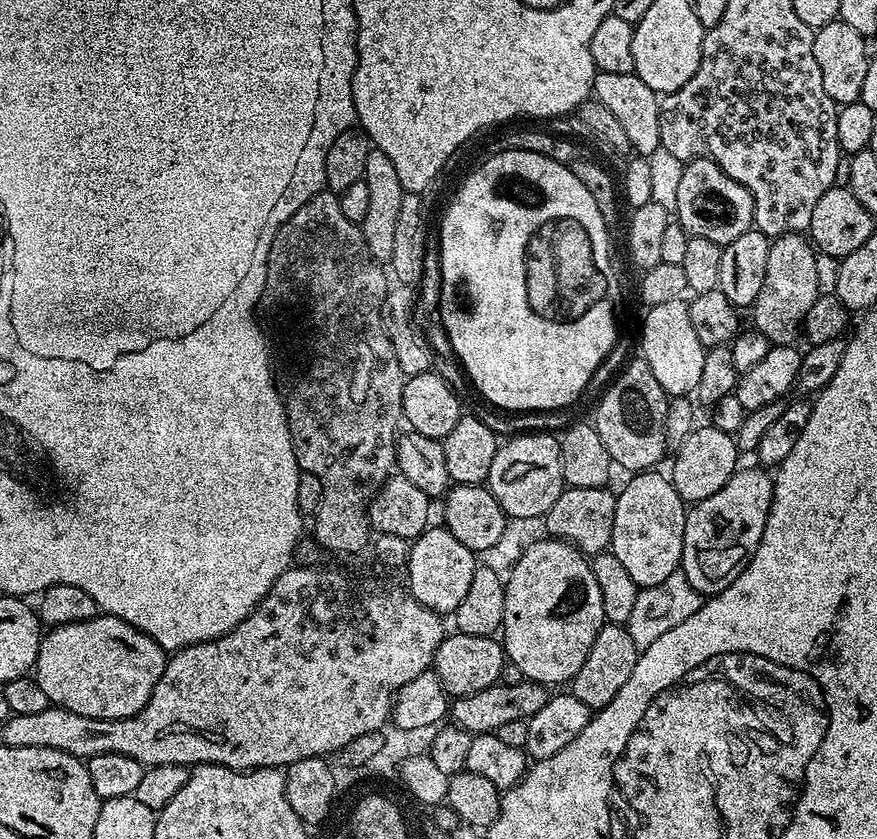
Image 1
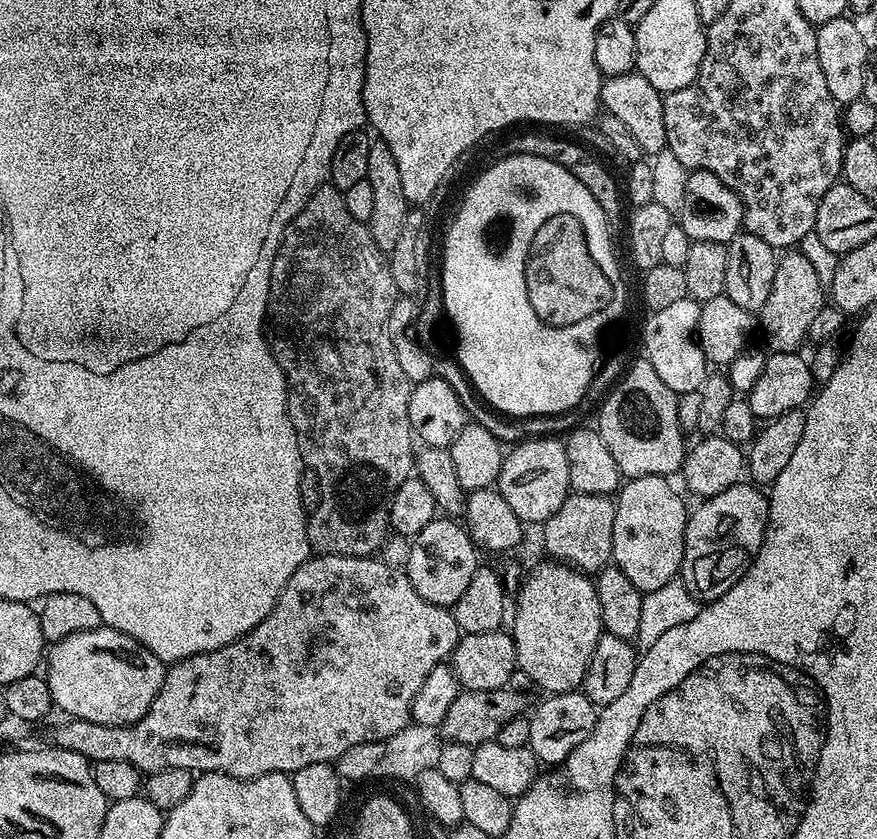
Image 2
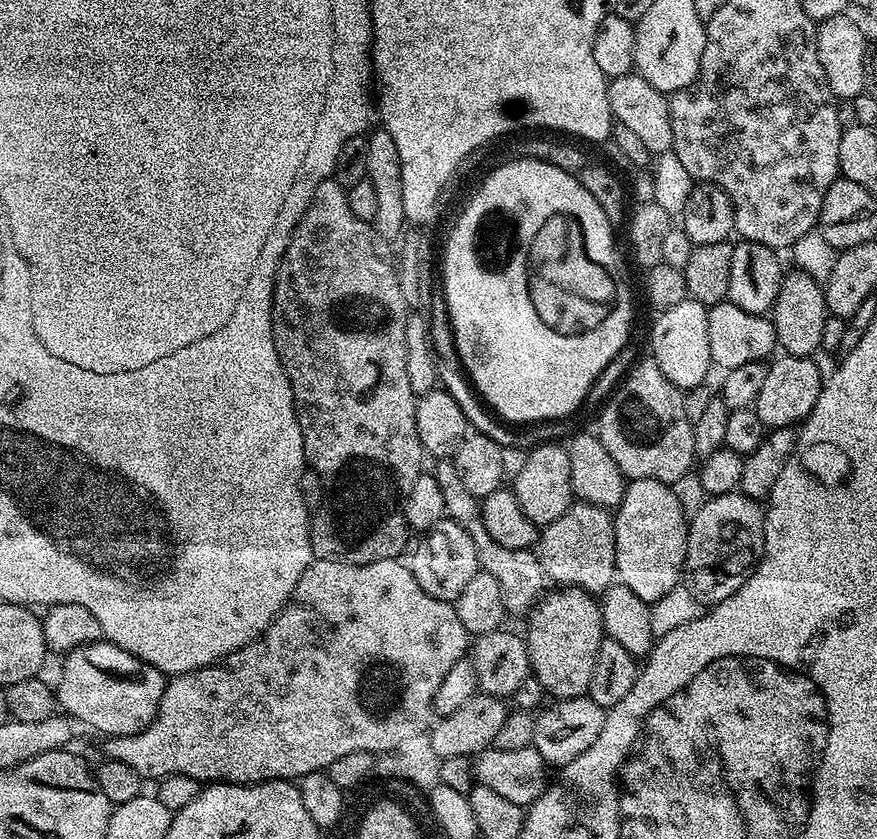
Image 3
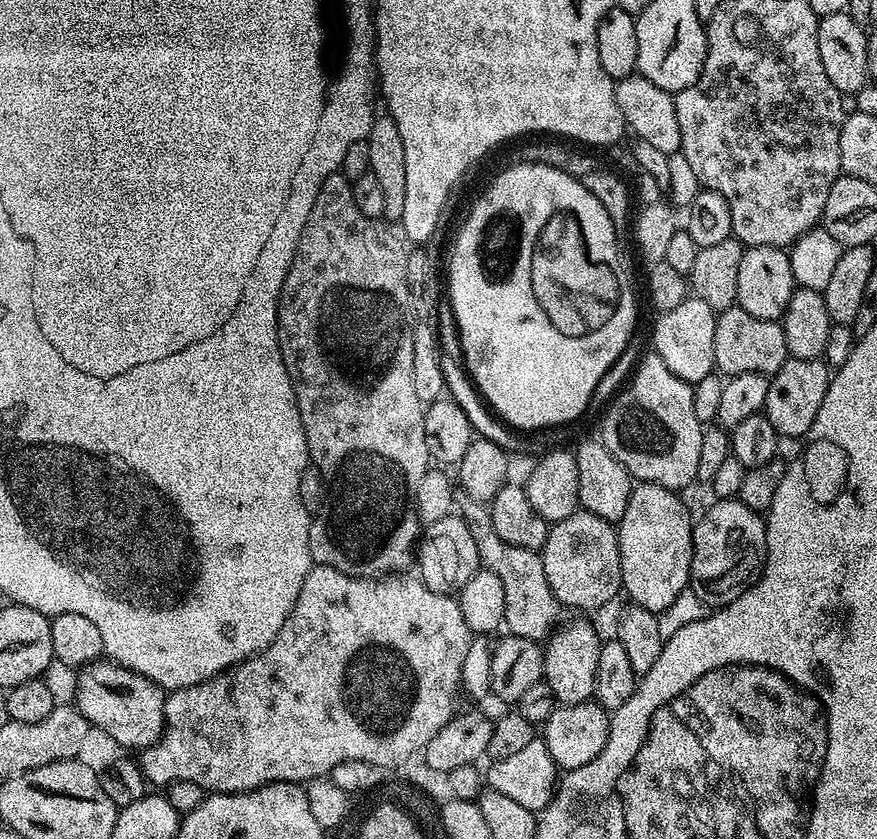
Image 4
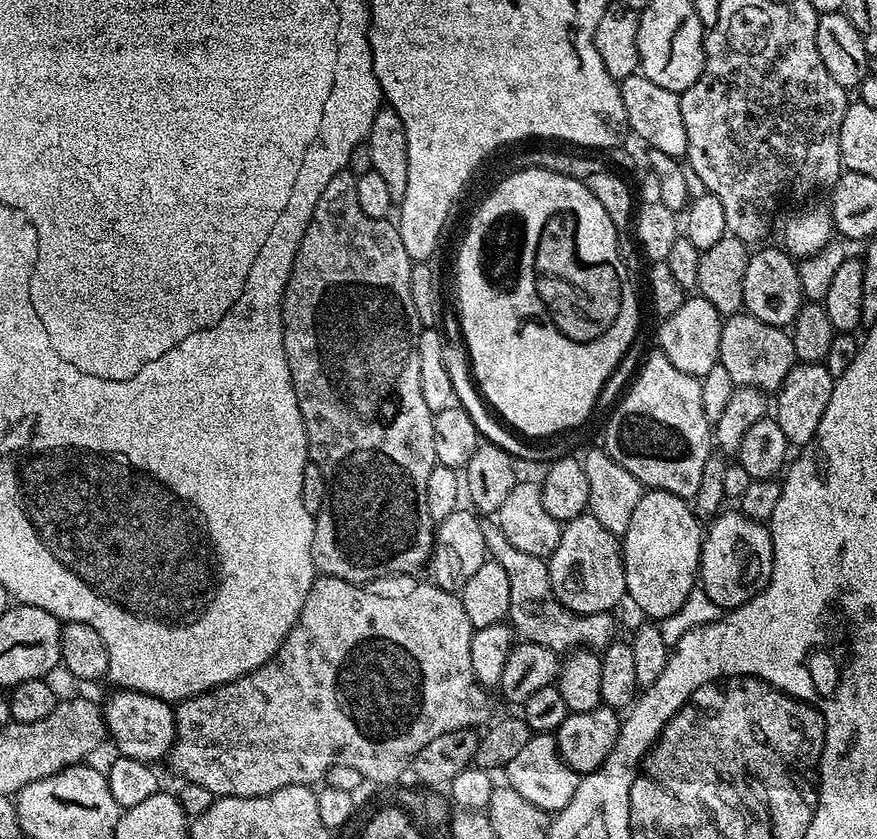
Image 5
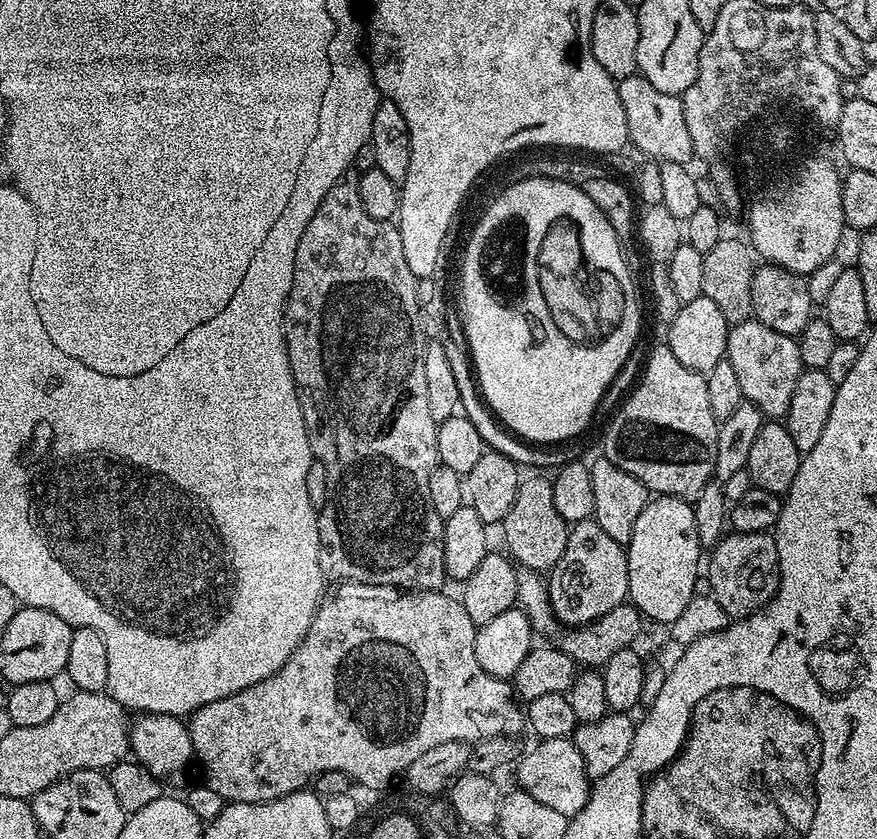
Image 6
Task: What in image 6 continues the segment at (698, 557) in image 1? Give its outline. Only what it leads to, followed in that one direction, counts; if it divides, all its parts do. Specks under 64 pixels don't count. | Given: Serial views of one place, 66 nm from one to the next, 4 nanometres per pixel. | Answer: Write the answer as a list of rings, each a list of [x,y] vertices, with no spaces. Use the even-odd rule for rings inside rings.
[[[729,531],[721,536],[706,560],[710,594],[729,618],[743,618],[765,608],[780,585],[780,563],[775,539],[768,532]]]

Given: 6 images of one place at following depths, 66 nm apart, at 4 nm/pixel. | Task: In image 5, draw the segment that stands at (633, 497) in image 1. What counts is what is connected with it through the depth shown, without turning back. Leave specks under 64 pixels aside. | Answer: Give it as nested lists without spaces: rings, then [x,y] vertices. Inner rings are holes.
[[[662,488],[645,491],[644,496],[638,498],[630,526],[626,526],[622,537],[622,551],[627,599],[632,599],[648,615],[645,617],[656,622],[665,620],[686,602],[686,594],[697,587],[702,539],[699,523],[689,501]]]

